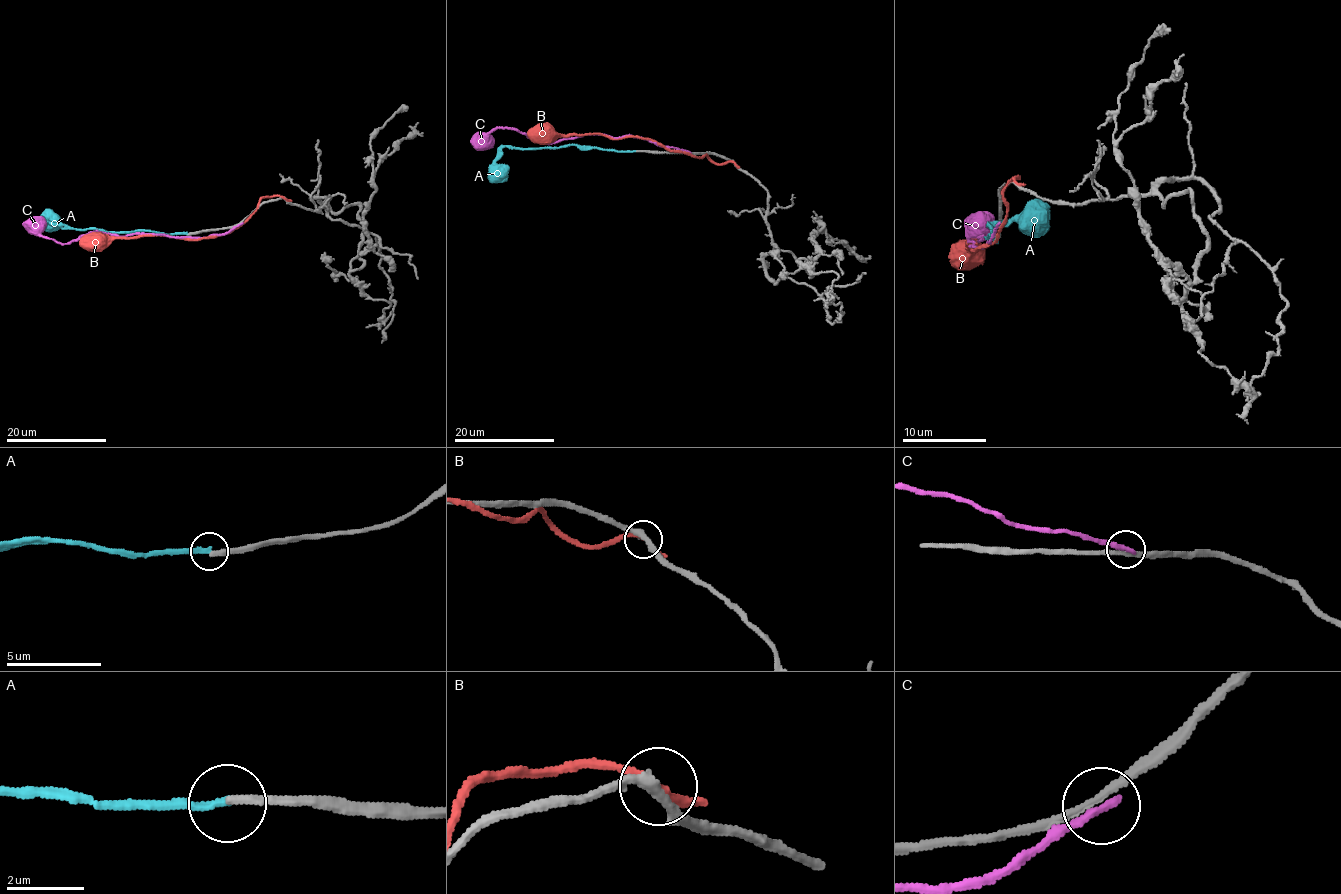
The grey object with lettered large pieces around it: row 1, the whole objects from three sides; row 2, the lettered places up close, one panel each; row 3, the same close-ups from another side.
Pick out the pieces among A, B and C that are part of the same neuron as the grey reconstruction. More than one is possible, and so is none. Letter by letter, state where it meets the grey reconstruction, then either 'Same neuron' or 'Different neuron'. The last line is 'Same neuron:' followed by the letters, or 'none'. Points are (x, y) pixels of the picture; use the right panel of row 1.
A: Touches grey at (997, 240). Different neuron
B: Touches grey at (1016, 181). Different neuron
C: Touches grey at (998, 224). Different neuron
Same neuron: none

